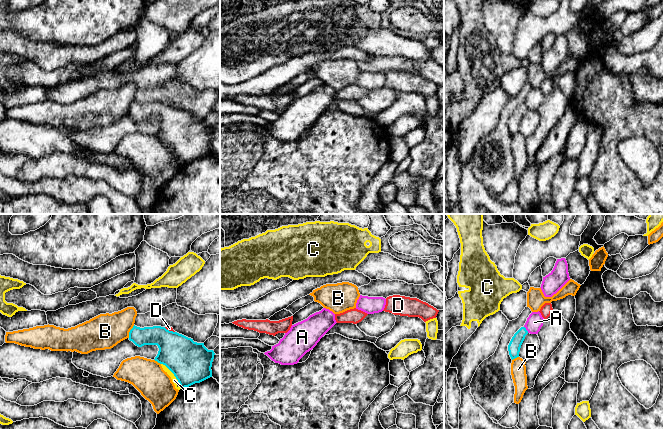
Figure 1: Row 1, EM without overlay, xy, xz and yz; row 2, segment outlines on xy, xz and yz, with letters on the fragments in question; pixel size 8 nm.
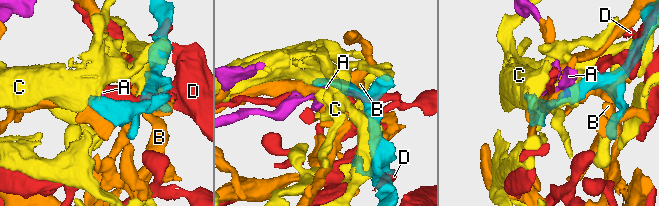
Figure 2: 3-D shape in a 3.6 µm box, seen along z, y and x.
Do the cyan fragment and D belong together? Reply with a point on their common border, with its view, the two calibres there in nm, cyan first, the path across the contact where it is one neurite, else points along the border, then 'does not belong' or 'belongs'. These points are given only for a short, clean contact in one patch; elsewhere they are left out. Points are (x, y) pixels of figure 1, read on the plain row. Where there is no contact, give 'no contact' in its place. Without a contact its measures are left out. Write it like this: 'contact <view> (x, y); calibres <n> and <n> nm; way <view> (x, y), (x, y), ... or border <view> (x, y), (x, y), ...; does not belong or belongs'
contact xy (168, 106); calibres 300 and 40 nm; does not belong

